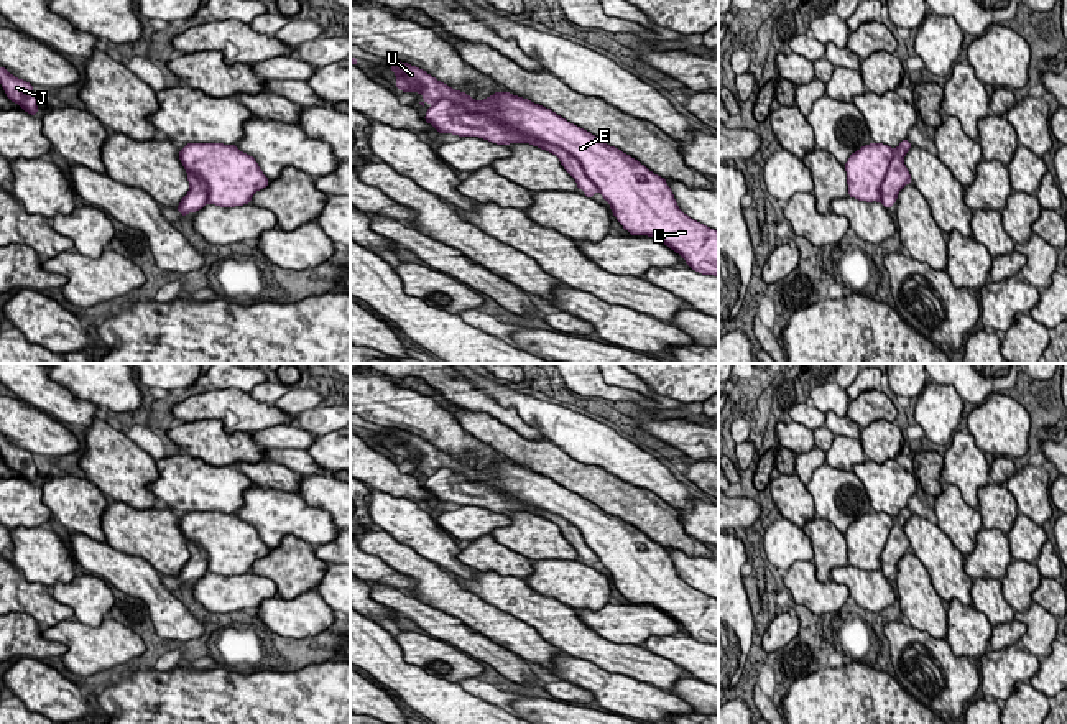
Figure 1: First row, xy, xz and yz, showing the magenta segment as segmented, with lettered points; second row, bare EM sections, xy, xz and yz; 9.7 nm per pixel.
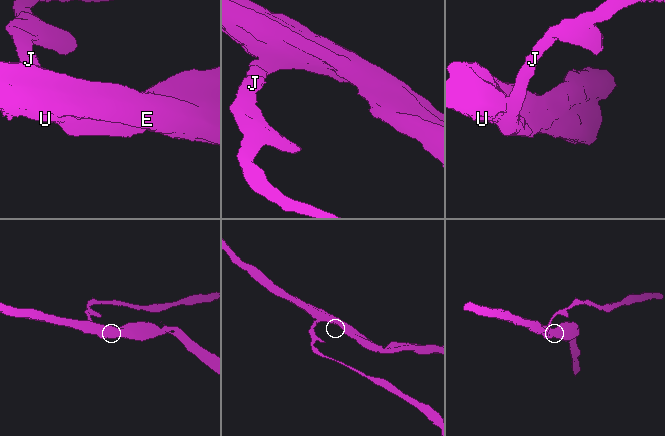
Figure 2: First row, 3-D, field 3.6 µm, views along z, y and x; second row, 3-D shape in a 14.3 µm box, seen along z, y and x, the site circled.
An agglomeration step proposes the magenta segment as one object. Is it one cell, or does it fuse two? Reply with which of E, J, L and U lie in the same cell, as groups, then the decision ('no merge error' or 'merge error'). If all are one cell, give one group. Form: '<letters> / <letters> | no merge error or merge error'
E J L U | no merge error

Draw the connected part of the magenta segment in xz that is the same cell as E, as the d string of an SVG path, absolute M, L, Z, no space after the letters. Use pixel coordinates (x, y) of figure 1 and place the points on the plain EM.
M391 428L396 456L403 461L418 461L431 476L424 489L439 502L478 505L497 513L529 512L556 523L564 538L575 548L587 566L602 561L610 571L617 589L630 604L648 604L679 622L686 632L702 642L718 645L718 601L684 582L666 548L649 540L638 528L603 512L590 500L567 490L551 477L510 461L495 461L485 469L475 469L467 461L455 459L426 439L408 431Z

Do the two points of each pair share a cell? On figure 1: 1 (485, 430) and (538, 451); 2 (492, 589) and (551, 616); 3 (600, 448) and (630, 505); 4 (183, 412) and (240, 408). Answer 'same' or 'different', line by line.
1: same
2: same
3: different
4: same

